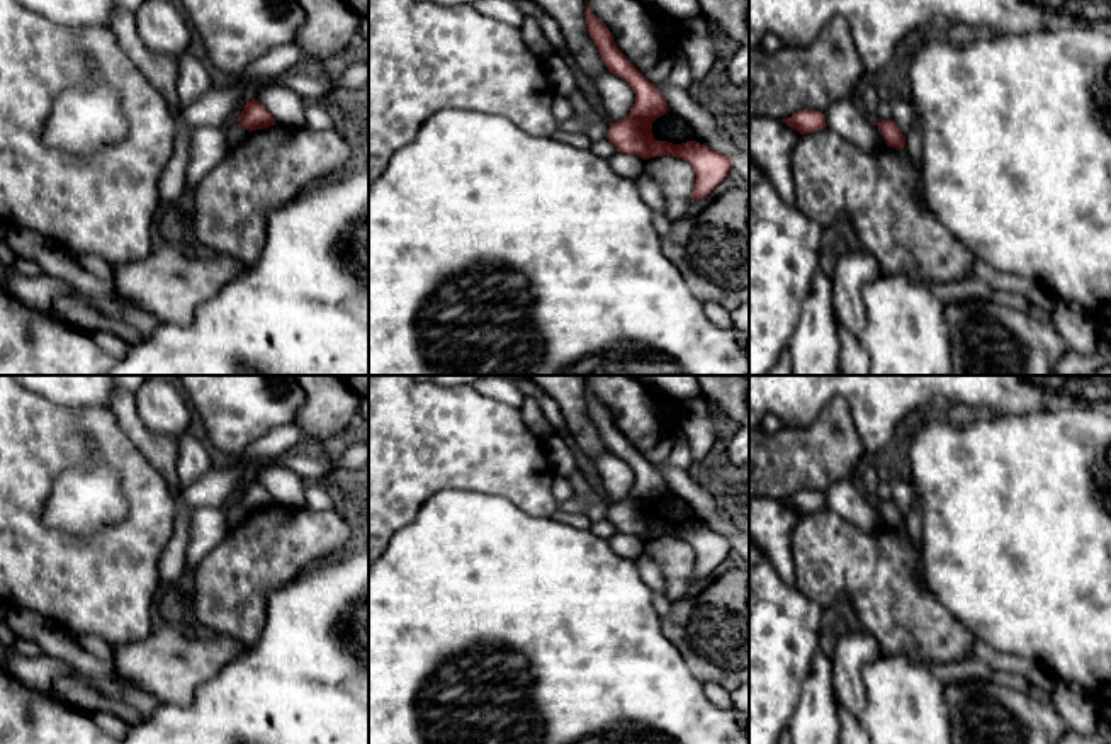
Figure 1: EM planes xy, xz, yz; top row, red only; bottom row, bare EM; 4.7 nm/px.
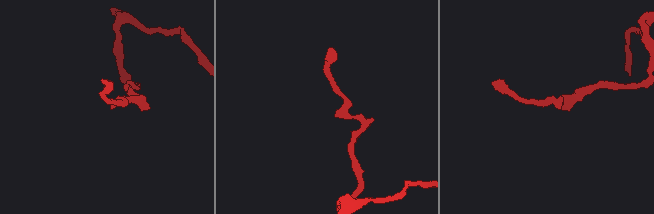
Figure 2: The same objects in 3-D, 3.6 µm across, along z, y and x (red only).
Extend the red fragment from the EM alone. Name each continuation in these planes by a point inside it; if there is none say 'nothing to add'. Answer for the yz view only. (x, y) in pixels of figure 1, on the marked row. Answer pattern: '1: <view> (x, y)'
nothing to add

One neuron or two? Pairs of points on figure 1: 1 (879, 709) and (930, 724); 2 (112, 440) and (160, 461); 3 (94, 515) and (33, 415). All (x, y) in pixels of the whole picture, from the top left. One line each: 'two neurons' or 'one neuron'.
1: one neuron
2: two neurons
3: two neurons

